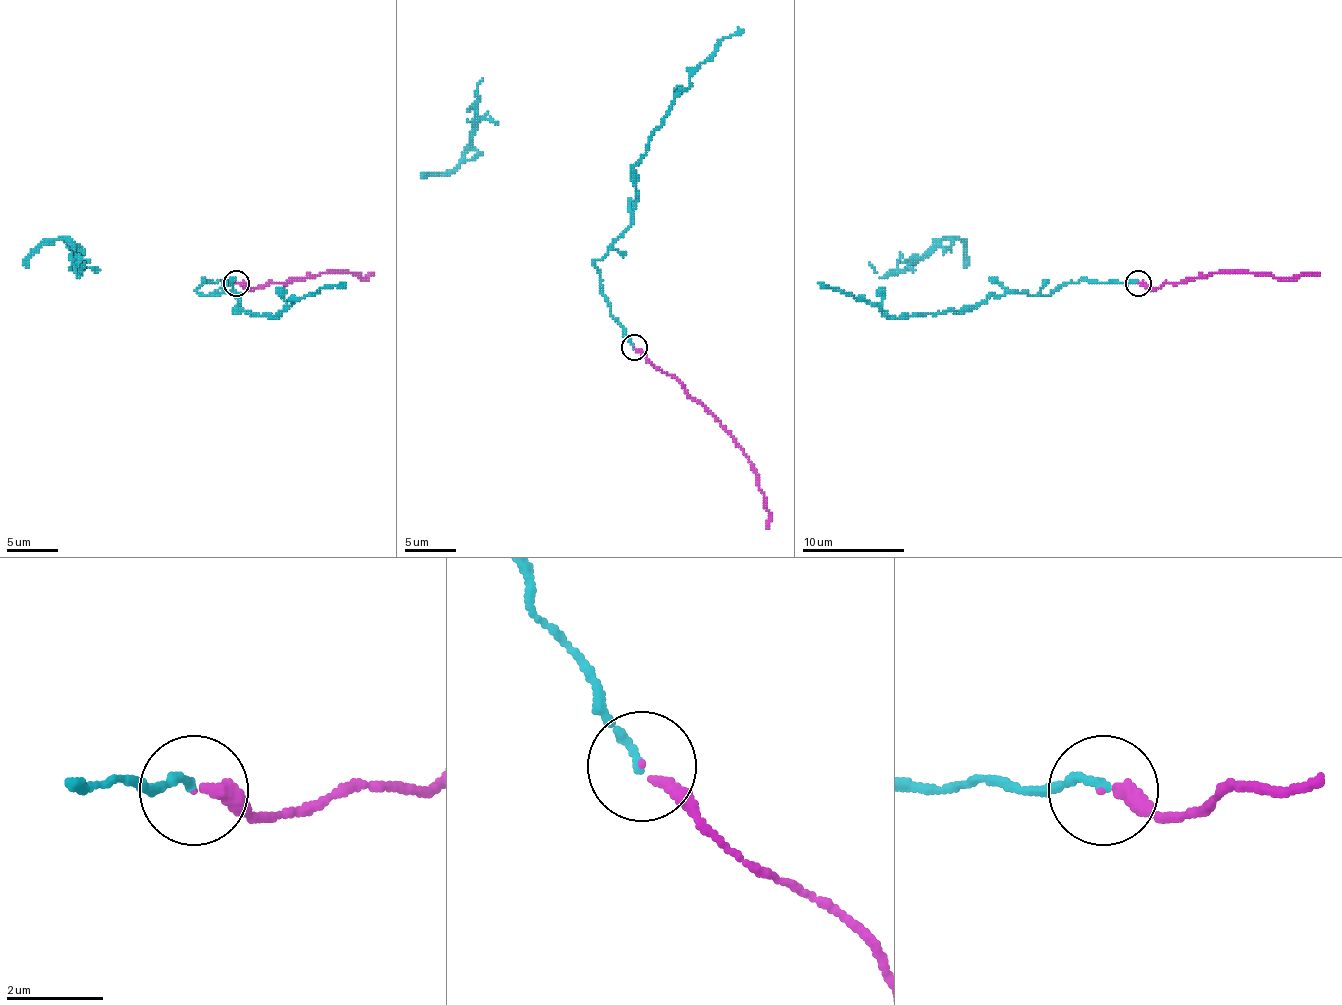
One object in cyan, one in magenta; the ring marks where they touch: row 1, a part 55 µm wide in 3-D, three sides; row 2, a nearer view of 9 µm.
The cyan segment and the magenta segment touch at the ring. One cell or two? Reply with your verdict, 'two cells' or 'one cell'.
one cell

